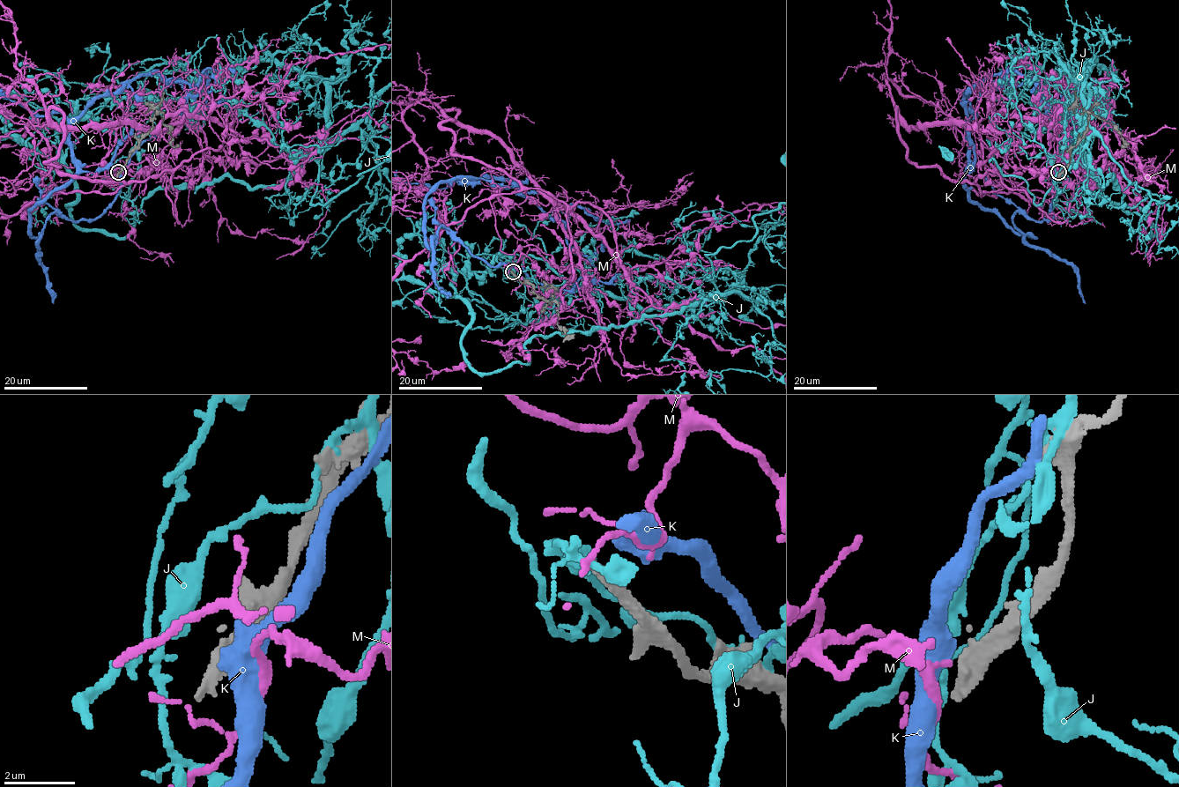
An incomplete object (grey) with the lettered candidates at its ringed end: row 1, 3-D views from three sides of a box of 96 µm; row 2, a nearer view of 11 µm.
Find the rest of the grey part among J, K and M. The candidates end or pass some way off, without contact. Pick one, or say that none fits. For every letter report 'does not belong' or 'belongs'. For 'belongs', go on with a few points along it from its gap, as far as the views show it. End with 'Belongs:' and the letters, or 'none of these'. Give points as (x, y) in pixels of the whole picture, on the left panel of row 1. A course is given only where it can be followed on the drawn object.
J: does not belong
K: does not belong
M: does not belong
Belongs: none of these

